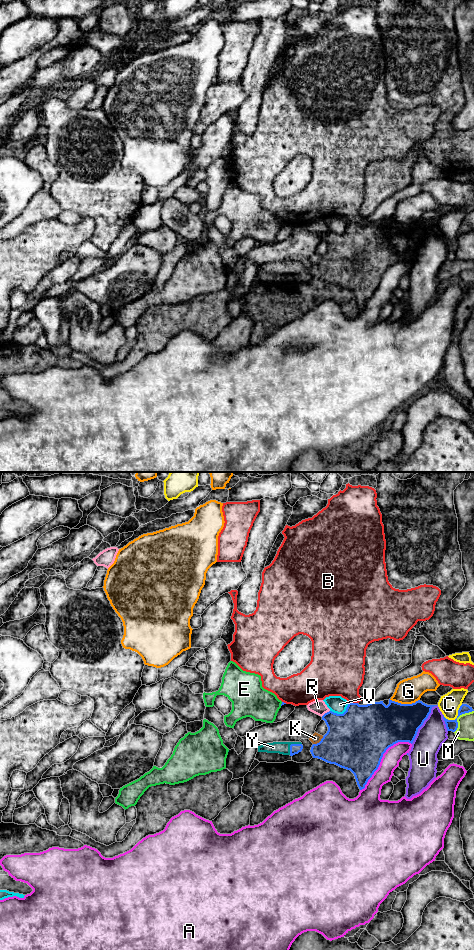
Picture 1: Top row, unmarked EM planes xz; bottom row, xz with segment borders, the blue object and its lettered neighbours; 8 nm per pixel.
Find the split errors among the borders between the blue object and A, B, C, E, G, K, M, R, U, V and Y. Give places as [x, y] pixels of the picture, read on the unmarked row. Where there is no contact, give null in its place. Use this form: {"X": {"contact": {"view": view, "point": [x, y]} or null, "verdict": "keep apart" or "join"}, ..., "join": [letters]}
{"A": {"contact": {"view": "xz", "point": [381, 278]}, "verdict": "keep apart"}, "B": {"contact": {"view": "xz", "point": [353, 223]}, "verdict": "keep apart"}, "C": {"contact": {"view": "xz", "point": [457, 237]}, "verdict": "keep apart"}, "E": {"contact": {"view": "xz", "point": [281, 224]}, "verdict": "keep apart"}, "G": {"contact": {"view": "xz", "point": [404, 224]}, "verdict": "keep apart"}, "K": {"contact": {"view": "xz", "point": [319, 262]}, "verdict": "keep apart"}, "M": {"contact": {"view": "xz", "point": [458, 236]}, "verdict": "keep apart"}, "R": {"contact": {"view": "xz", "point": [325, 233]}, "verdict": "keep apart"}, "U": {"contact": {"view": "xz", "point": [423, 242]}, "verdict": "keep apart"}, "V": {"contact": {"view": "xz", "point": [341, 234]}, "verdict": "keep apart"}, "Y": {"contact": {"view": "xz", "point": [291, 264]}, "verdict": "join"}, "join": ["Y"]}

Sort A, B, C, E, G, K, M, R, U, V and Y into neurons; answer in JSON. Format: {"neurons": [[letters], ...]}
{"neurons": [["A"], ["B"], ["C"], ["E"], ["G"], ["K"], ["M"], ["R"], ["U"], ["V"], ["Y"]]}

